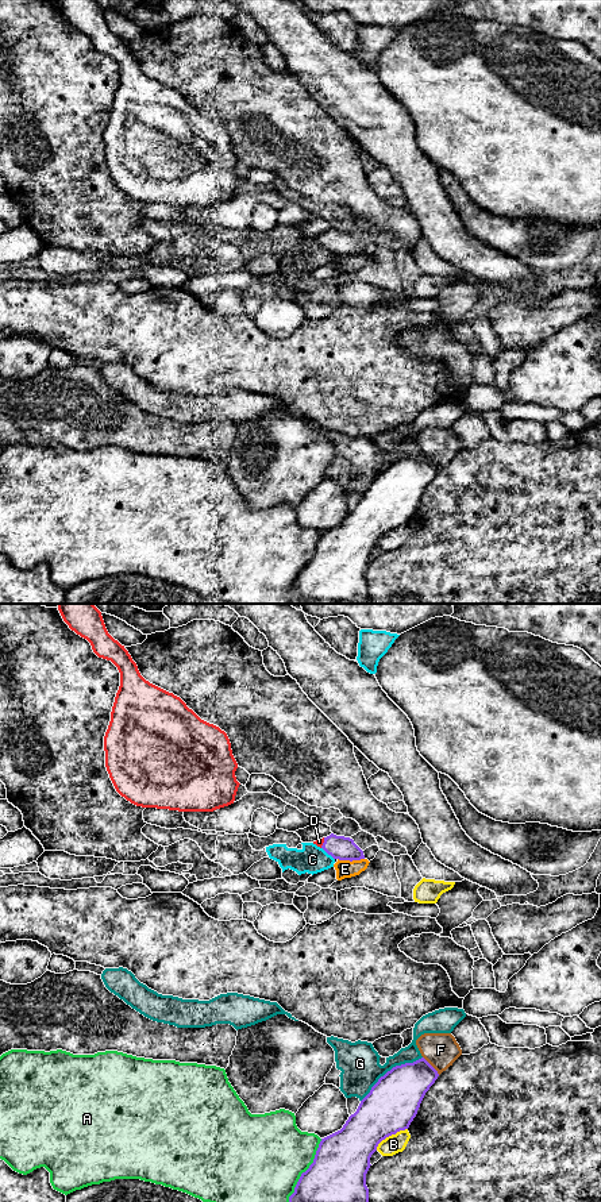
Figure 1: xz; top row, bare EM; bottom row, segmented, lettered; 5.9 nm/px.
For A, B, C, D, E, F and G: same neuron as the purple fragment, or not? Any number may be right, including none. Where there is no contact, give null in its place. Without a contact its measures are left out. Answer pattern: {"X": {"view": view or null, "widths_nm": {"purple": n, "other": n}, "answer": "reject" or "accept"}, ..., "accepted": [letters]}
{"A": {"view": "xz", "widths_nm": {"purple": 340, "other": 460}, "answer": "reject"}, "B": {"view": "xz", "widths_nm": {"purple": 300, "other": 120}, "answer": "reject"}, "C": {"view": "xz", "widths_nm": {"purple": 140, "other": 170}, "answer": "reject"}, "D": {"view": "xz", "widths_nm": {"purple": 140, "other": 50}, "answer": "accept"}, "E": {"view": "xz", "widths_nm": {"purple": 140, "other": 110}, "answer": "reject"}, "F": {"view": "xz", "widths_nm": {"purple": 280, "other": 200}, "answer": "reject"}, "G": {"view": "xz", "widths_nm": {"purple": 300, "other": 240}, "answer": "reject"}, "accepted": ["D"]}

